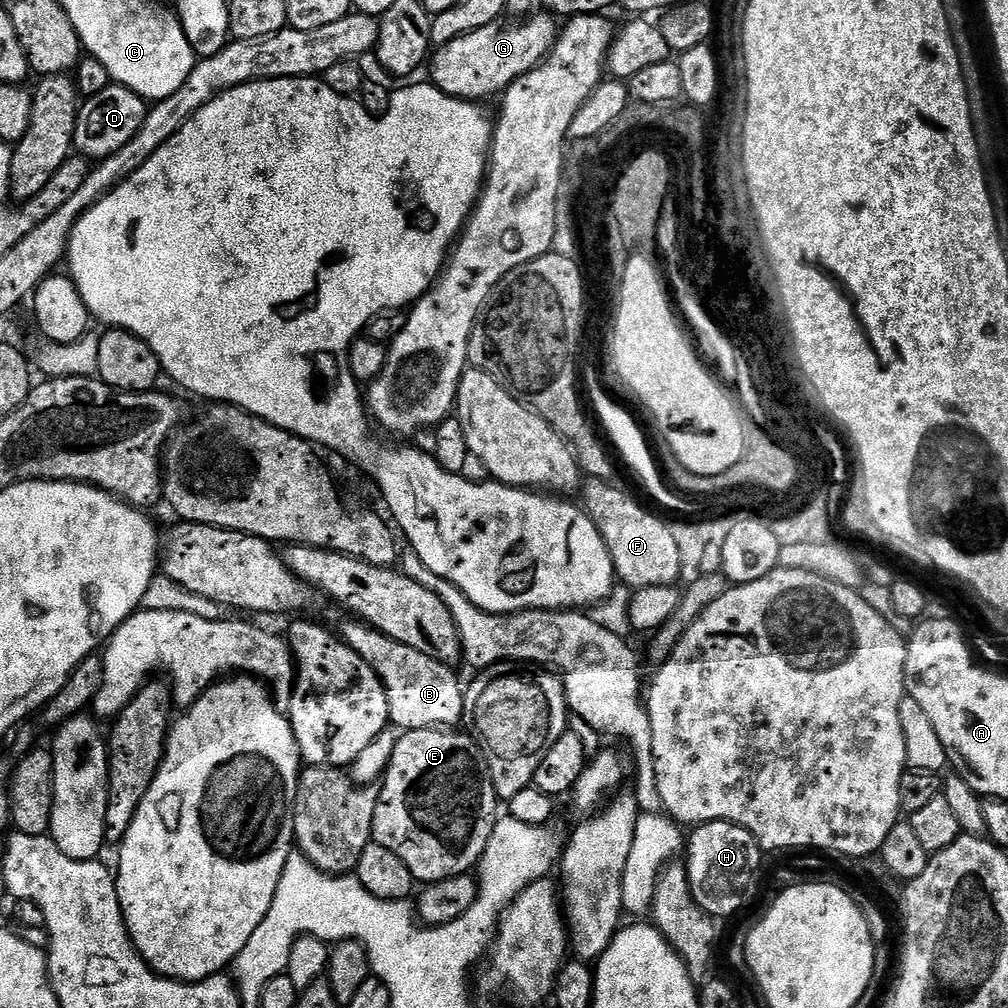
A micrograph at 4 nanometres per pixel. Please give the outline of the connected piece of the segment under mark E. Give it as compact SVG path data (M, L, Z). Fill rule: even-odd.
M419 728L413 732L405 731L394 746L394 754L388 763L388 770L384 773L382 783L378 788L380 797L374 810L374 822L372 823L373 841L386 846L386 850L390 850L393 854L398 854L398 858L402 858L402 862L406 862L406 870L410 870L413 881L420 883L421 880L421 885L424 886L437 884L441 880L452 879L455 876L469 875L483 858L486 842L490 842L490 834L494 830L498 819L498 811L496 812L498 797L488 773L486 757L481 752L479 743L471 735L468 736L463 736L460 730L441 730L438 728Z

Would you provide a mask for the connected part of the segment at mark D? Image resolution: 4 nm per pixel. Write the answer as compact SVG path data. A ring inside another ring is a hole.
M112 82L100 94L85 99L76 113L76 129L72 139L75 151L92 162L104 160L110 154L122 150L142 126L149 105L144 97Z

